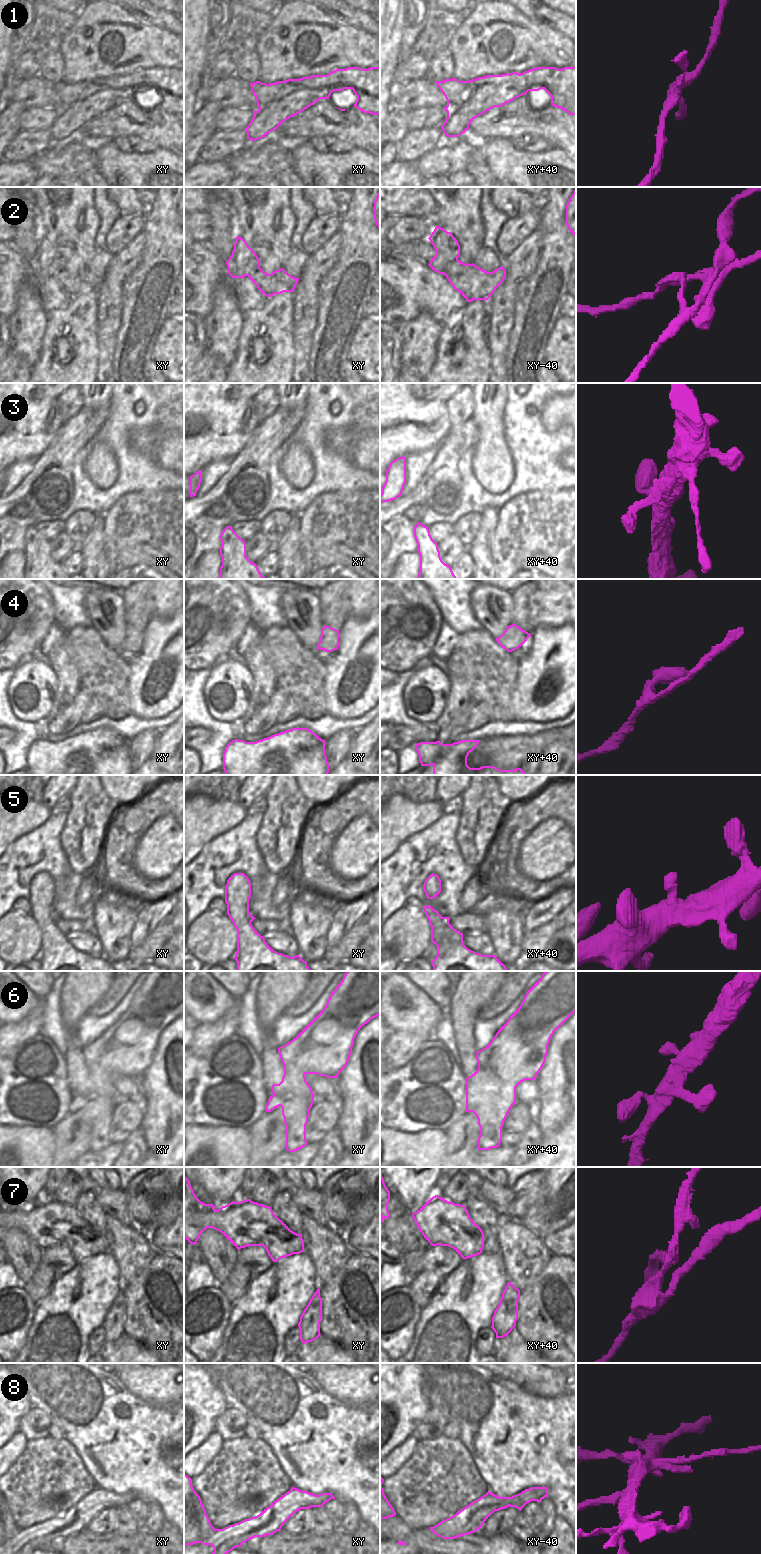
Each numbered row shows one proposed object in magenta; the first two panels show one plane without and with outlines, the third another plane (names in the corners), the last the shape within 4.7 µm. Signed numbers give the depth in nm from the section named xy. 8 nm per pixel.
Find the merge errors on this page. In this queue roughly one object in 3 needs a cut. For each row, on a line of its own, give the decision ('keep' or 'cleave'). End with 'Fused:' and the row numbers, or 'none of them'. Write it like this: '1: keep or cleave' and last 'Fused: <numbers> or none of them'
1: cleave
2: cleave
3: keep
4: keep
5: keep
6: keep
7: cleave
8: cleave
Fused: 1, 2, 7, 8

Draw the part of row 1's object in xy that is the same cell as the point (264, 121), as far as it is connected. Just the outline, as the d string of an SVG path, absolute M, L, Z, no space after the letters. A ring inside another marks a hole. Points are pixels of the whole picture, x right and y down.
M327 78L308 81L294 81L292 85L304 85L306 91L296 91L290 95L282 95L278 101L267 105L264 109L254 111L254 116L245 129L247 138L252 141L262 139L276 130L284 121L304 111L320 99L329 99L331 92L316 89L313 84L326 85Z

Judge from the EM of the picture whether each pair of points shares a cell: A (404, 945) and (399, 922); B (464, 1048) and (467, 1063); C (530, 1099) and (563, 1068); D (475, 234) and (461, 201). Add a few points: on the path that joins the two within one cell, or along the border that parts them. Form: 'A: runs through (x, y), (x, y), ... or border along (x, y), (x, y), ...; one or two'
A: runs through (404, 939), (404, 928); one
B: runs through (467, 1052), (467, 1059); one
C: border along (536, 1080), (537, 1101), (532, 1106); two
D: runs through (467, 226), (461, 216), (461, 209); one

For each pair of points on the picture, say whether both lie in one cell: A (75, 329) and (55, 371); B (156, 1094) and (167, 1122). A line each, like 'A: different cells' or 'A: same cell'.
A: same cell
B: same cell

